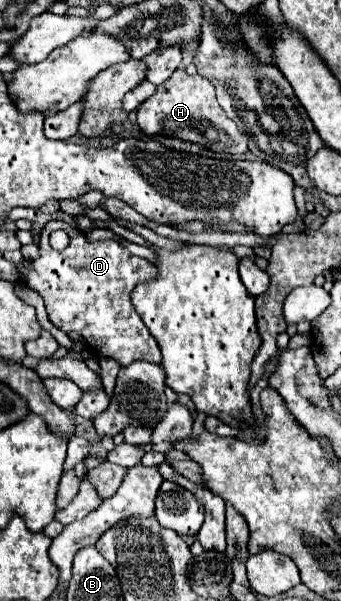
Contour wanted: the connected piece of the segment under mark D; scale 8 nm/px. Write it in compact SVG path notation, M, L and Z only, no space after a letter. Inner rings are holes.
M50 221L40 233L38 247L40 257L30 263L26 285L44 299L48 317L60 331L80 333L94 353L112 357L120 365L130 365L138 359L150 363L162 361L156 339L140 321L140 315L130 301L130 293L138 281L154 277L156 267L150 261L130 255L114 239L88 243L86 235L66 221ZM56 229L70 235L70 245L64 251L54 251L48 243L48 235Z

